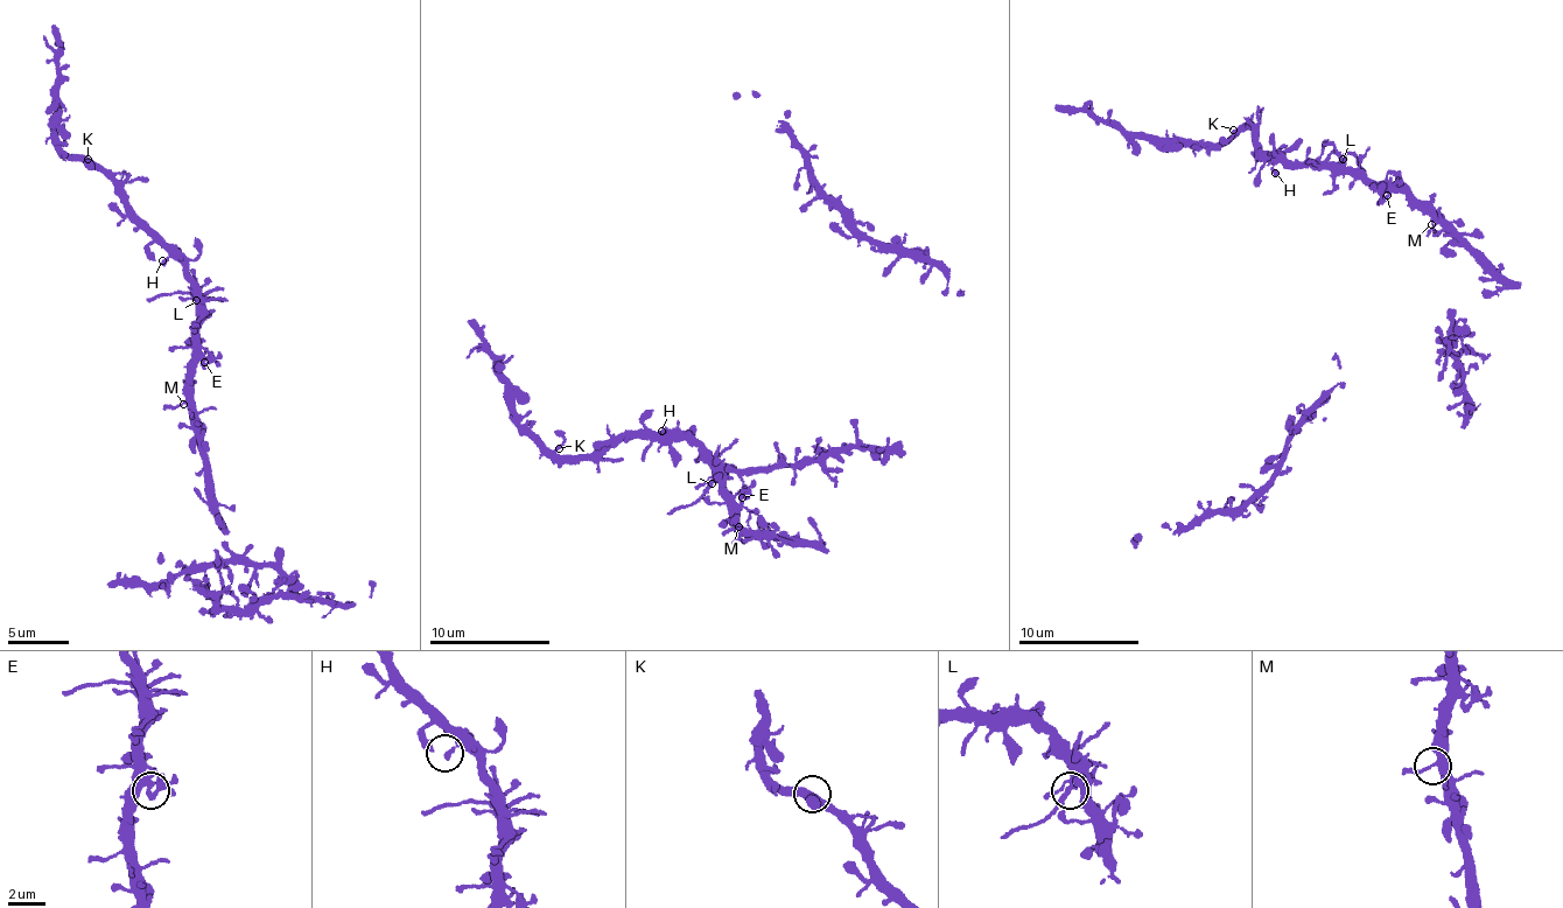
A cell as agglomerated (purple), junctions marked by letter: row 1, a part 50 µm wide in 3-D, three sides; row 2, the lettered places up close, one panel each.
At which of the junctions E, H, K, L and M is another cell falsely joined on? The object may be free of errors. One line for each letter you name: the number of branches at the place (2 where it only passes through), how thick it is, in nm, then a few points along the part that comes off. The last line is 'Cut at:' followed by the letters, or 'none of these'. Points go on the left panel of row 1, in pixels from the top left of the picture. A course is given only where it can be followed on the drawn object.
L: Branches: 4. Thickness 190 nm. Course of the part to remove: (197, 301), (182, 293), (147, 302)
Cut at: L

